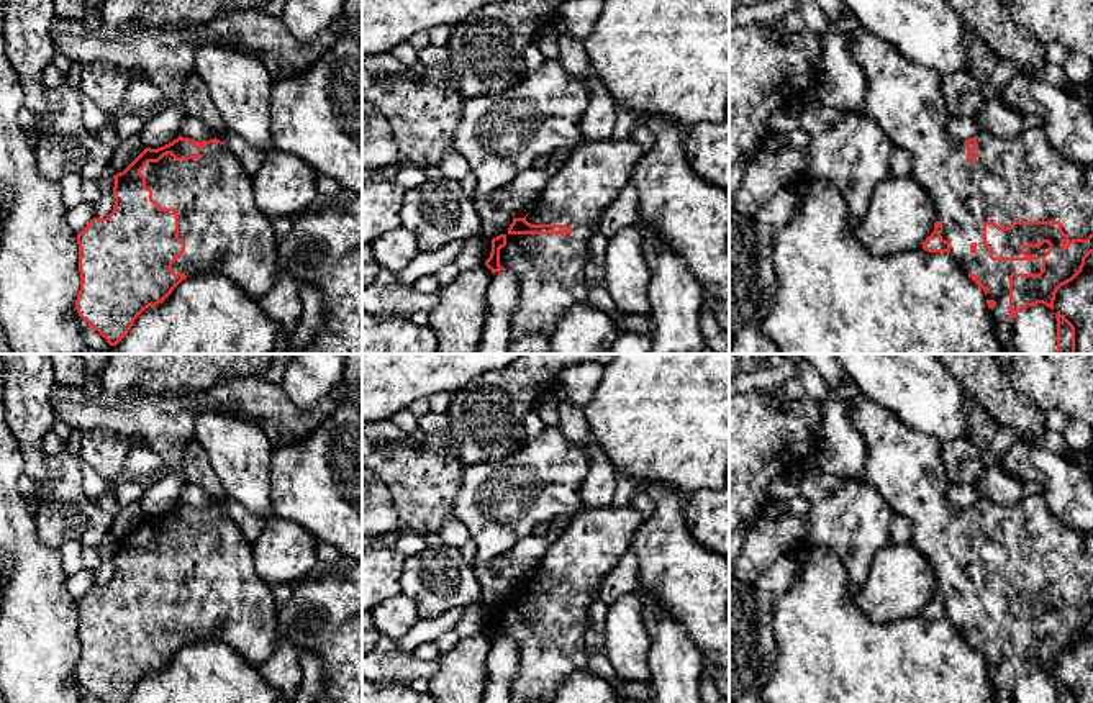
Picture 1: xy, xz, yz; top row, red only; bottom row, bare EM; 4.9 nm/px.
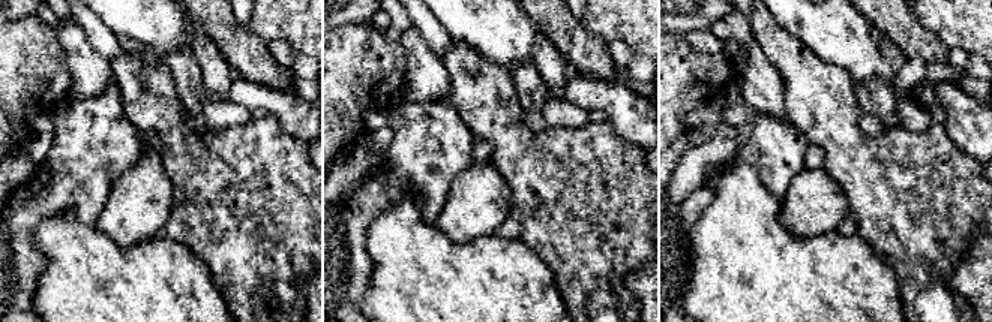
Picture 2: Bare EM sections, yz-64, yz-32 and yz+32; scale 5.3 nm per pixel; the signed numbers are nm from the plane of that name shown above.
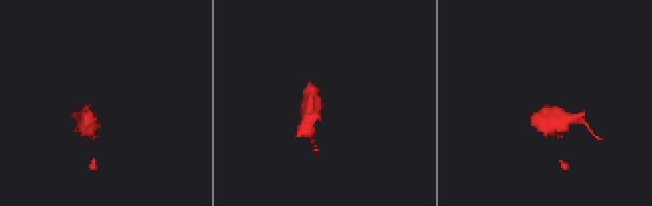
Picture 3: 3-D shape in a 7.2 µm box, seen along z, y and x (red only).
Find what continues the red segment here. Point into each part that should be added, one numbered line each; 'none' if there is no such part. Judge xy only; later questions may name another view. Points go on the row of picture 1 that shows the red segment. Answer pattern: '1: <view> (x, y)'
1: xy (223, 230)

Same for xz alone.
1: xz (549, 269)

